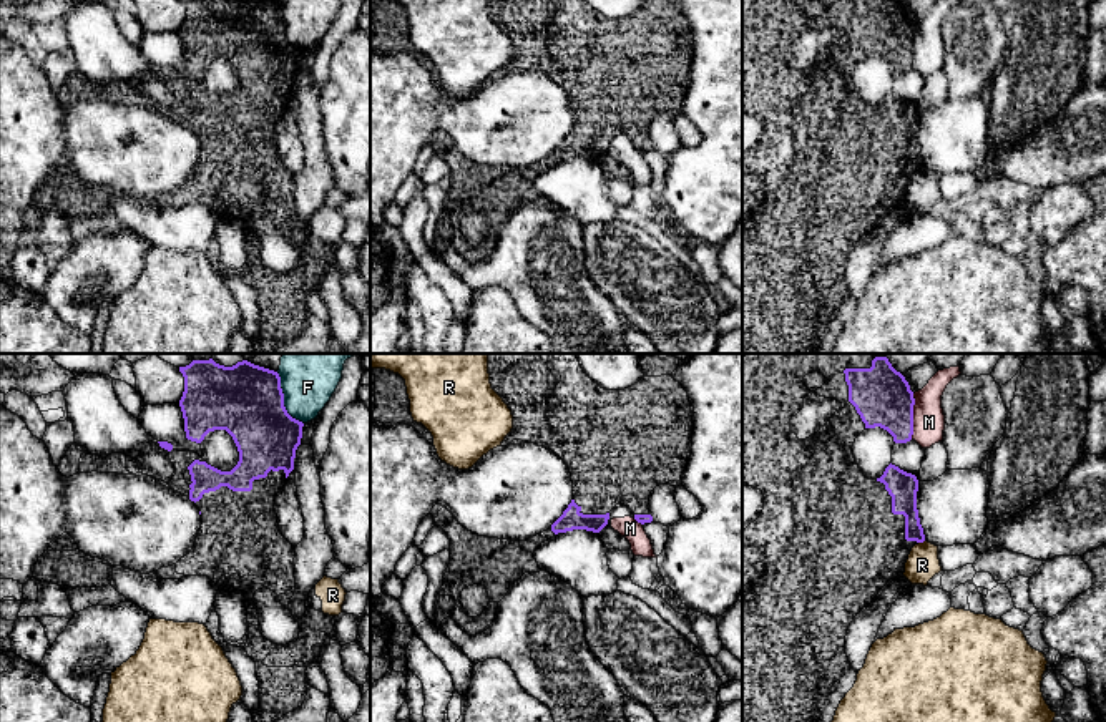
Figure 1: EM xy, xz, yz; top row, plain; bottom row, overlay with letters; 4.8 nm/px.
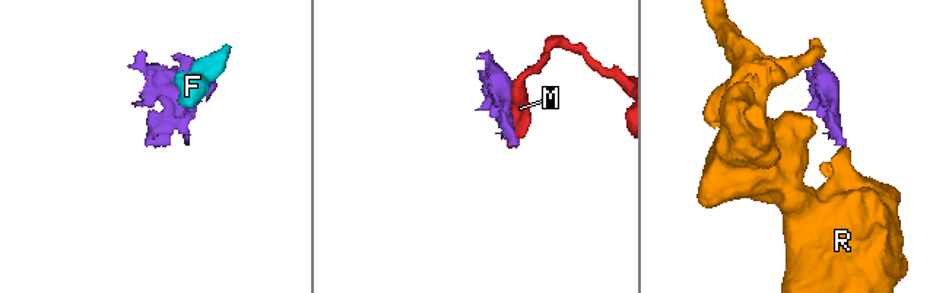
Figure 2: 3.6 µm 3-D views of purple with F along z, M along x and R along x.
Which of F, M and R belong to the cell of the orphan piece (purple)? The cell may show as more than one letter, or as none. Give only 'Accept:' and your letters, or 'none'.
Accept: none

